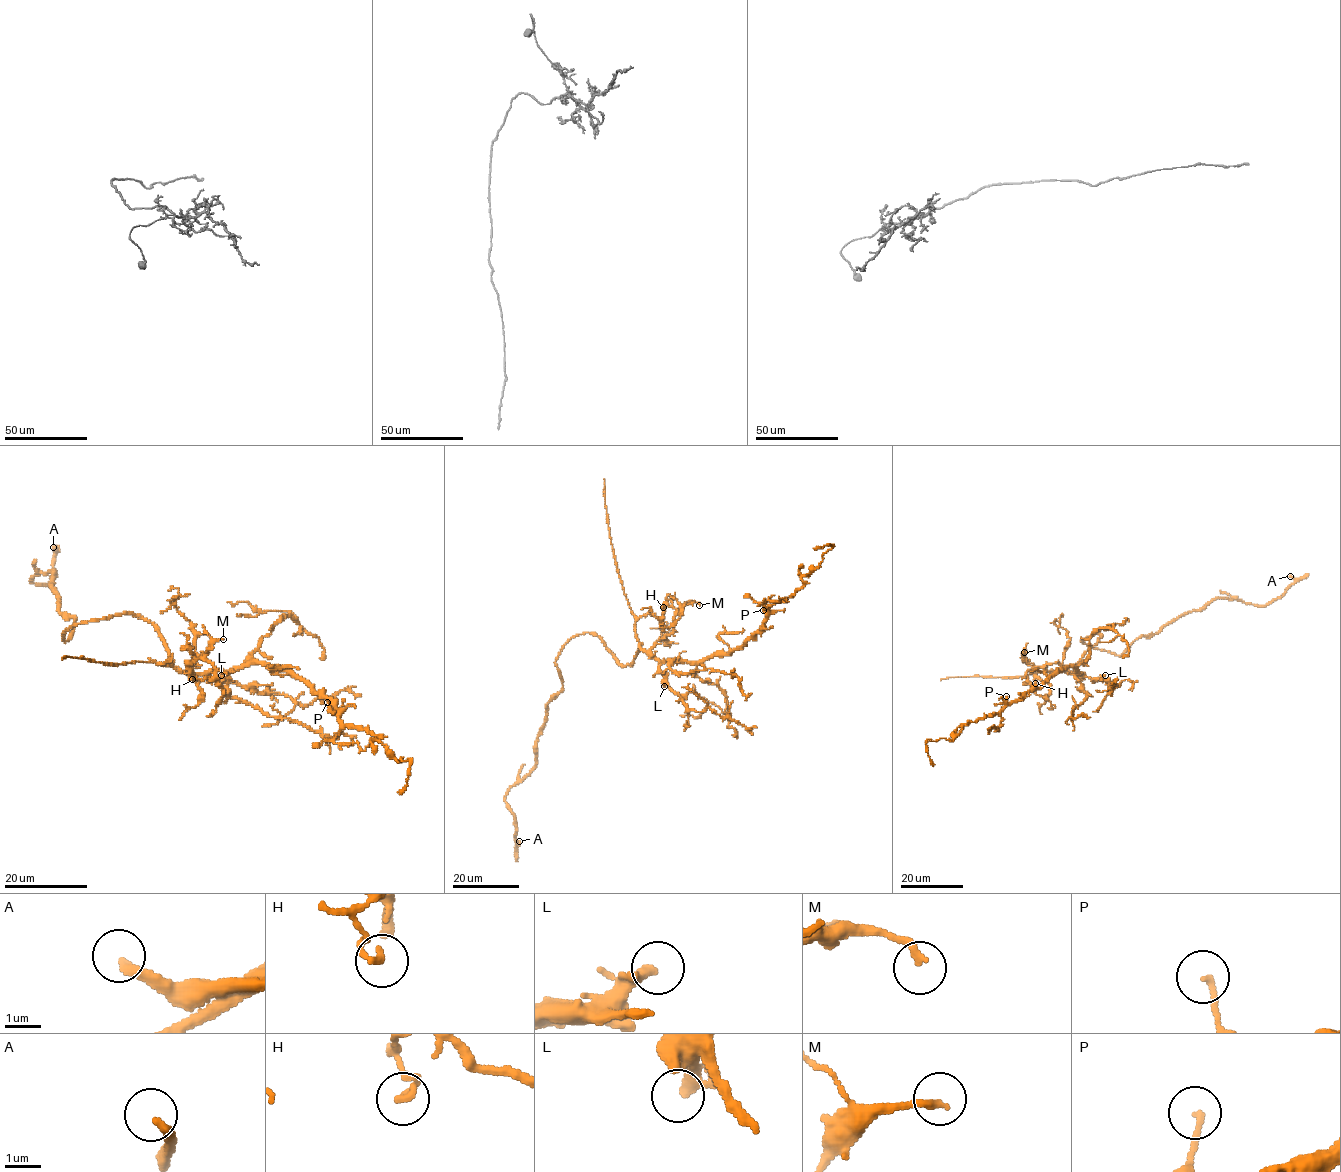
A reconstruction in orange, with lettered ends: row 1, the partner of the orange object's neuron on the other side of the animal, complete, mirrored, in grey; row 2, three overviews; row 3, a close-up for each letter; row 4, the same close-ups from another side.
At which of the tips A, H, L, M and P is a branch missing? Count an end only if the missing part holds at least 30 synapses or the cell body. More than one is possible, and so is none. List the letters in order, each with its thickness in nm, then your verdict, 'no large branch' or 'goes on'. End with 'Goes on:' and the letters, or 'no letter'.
A: 260 nm | goes on
H: 190 nm | no large branch
L: 200 nm | goes on
M: 200 nm | no large branch
P: 170 nm | no large branch
Goes on: A, L

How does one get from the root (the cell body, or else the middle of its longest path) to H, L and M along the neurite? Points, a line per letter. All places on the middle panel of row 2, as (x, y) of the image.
H: (634, 659), (640, 645), (645, 650), (650, 650), (672, 631), (676, 610), (665, 604), (663, 607)
L: (634, 659), (641, 645), (659, 663), (659, 669), (666, 678), (664, 686)
M: (634, 659), (640, 645), (645, 650), (650, 650), (672, 631), (675, 614), (683, 605), (695, 602), (699, 605)

